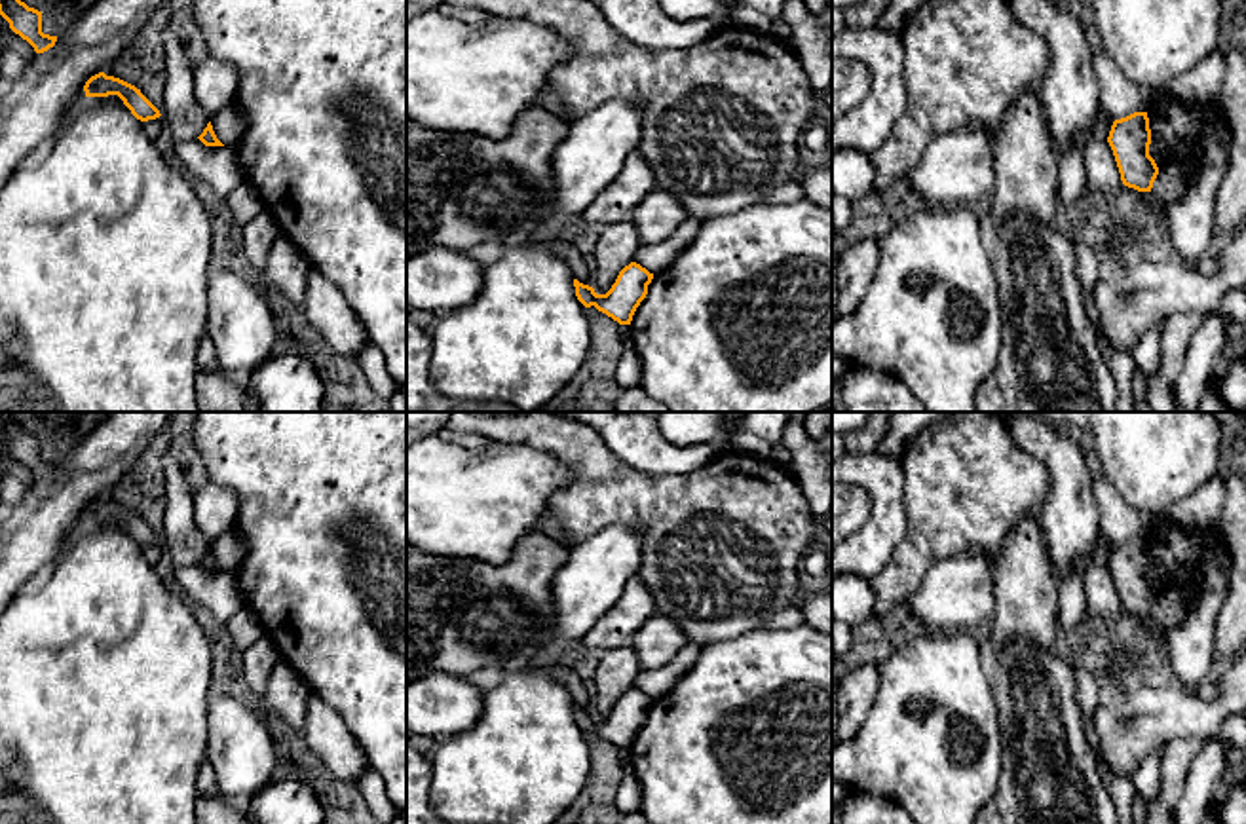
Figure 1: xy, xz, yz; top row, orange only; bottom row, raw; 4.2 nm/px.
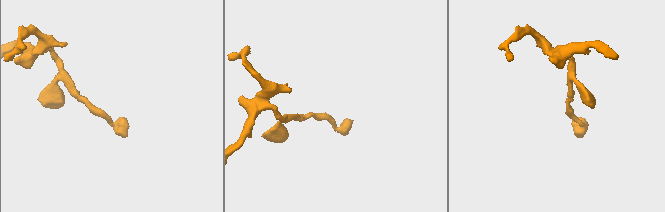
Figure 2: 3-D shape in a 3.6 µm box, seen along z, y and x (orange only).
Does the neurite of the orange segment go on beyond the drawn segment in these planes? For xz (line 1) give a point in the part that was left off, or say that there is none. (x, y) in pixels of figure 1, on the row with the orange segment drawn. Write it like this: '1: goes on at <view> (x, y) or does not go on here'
1: does not go on here

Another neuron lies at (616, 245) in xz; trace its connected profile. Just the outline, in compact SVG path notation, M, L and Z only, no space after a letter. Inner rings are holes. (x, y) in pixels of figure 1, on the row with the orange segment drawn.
M631 220L617 222L600 230L595 249L596 294L606 294L612 289L619 272L634 262L638 247L638 234Z

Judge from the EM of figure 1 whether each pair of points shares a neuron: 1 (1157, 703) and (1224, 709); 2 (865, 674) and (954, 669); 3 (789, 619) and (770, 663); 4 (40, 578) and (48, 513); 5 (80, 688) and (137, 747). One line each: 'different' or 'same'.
1: same
2: different
3: different
4: different
5: same

